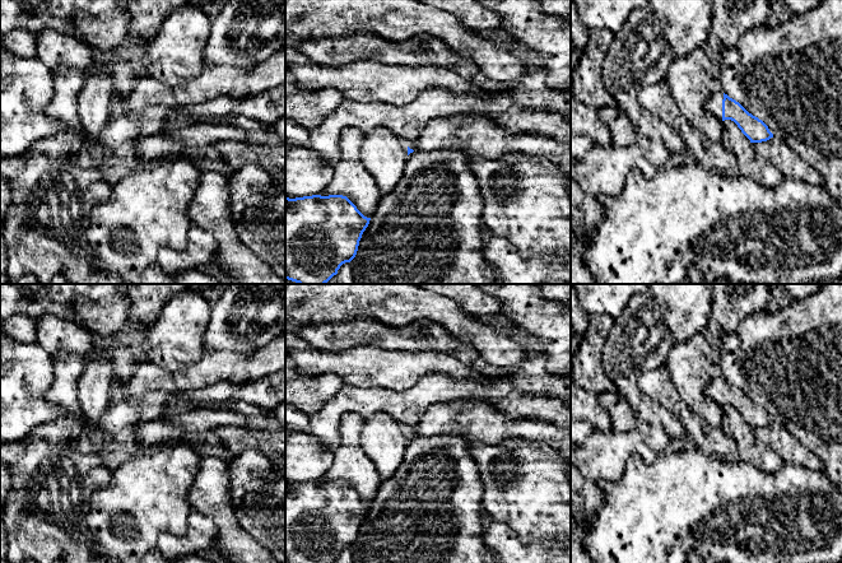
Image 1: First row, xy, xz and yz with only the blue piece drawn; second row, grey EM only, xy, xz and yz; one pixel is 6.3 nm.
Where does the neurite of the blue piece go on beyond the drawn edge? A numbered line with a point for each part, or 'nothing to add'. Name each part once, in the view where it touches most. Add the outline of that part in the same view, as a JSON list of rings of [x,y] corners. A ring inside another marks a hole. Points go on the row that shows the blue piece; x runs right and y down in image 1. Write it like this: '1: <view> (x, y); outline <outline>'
1: yz (713, 102); outline [[[715,87],[715,89],[707,96],[704,102],[706,110],[721,121],[722,121],[722,99],[724,90],[718,87]]]

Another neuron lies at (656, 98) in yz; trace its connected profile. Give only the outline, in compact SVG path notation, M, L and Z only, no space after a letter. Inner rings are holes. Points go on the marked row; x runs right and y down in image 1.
M664 80L641 88L637 99L642 108L666 122L679 134L687 145L687 152L693 155L698 166L704 169L713 166L712 158L703 146L703 136L688 124Z

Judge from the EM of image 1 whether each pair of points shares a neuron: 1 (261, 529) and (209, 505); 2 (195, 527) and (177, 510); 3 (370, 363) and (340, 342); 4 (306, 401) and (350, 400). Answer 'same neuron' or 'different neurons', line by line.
1: different neurons
2: different neurons
3: different neurons
4: different neurons

